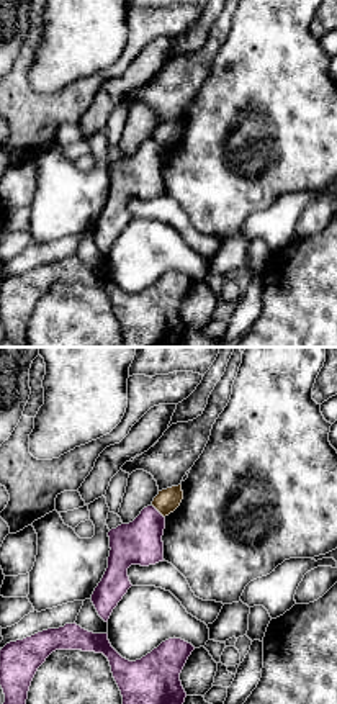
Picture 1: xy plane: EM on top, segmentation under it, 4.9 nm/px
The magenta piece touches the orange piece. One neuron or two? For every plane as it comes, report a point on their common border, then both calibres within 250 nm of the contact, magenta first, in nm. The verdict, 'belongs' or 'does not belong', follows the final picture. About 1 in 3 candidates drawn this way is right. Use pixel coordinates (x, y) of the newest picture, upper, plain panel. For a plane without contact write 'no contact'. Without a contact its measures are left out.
meets magenta at (157, 144); 220 nm thick on the magenta side, 110 nm on the other

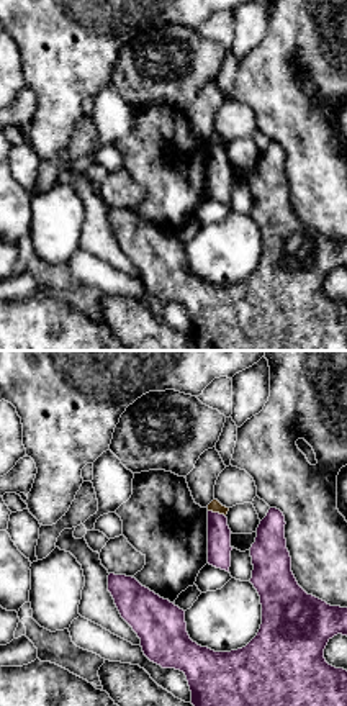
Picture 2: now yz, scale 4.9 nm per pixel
meets magenta at (216, 146); 110 nm thick on the magenta side, 60 nm on the other

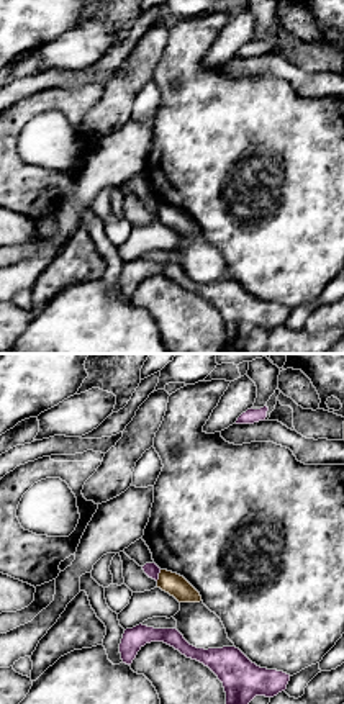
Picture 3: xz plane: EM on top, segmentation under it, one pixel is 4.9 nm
meets magenta at (158, 208); 70 nm thick on the magenta side, 110 nm on the other

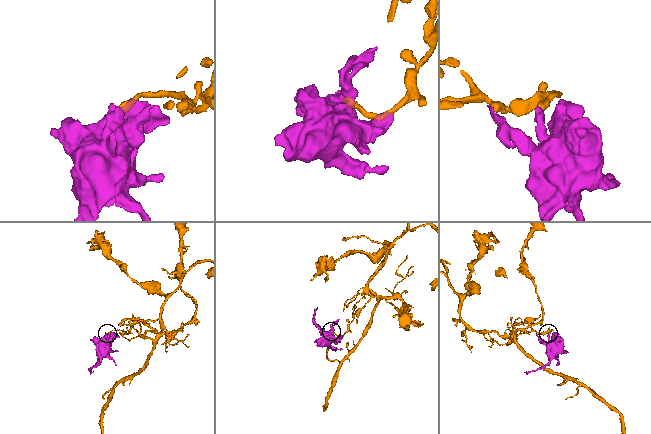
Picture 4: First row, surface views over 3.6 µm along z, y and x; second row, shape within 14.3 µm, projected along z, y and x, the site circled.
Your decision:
does not belong

